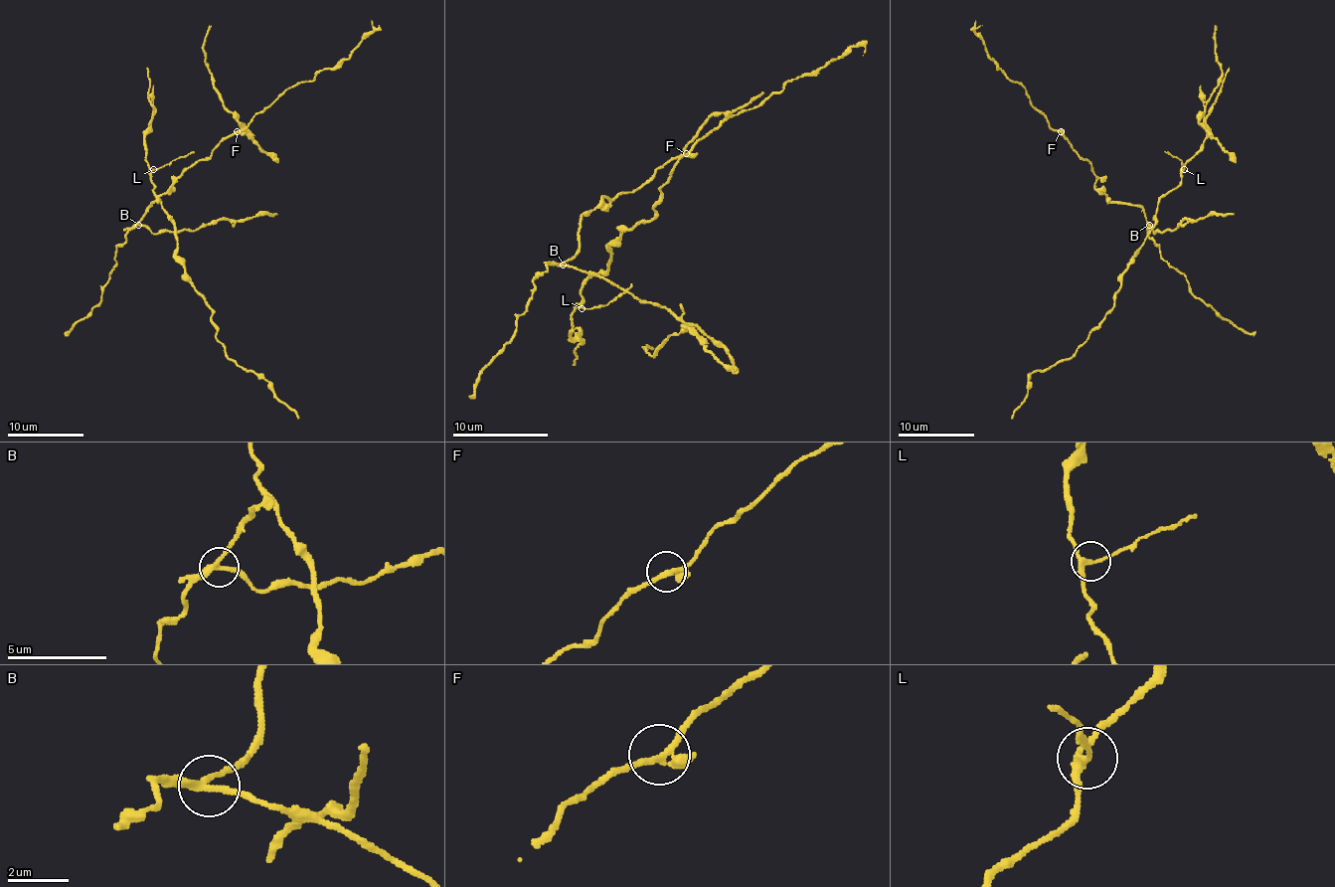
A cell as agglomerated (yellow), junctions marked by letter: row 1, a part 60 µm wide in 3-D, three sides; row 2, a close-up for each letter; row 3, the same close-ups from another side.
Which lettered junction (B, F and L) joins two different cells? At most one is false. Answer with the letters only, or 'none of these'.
B

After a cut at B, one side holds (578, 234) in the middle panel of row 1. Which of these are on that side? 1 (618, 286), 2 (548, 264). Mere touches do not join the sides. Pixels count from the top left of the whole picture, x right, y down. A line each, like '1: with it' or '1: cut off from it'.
1: cut off from it
2: with it

